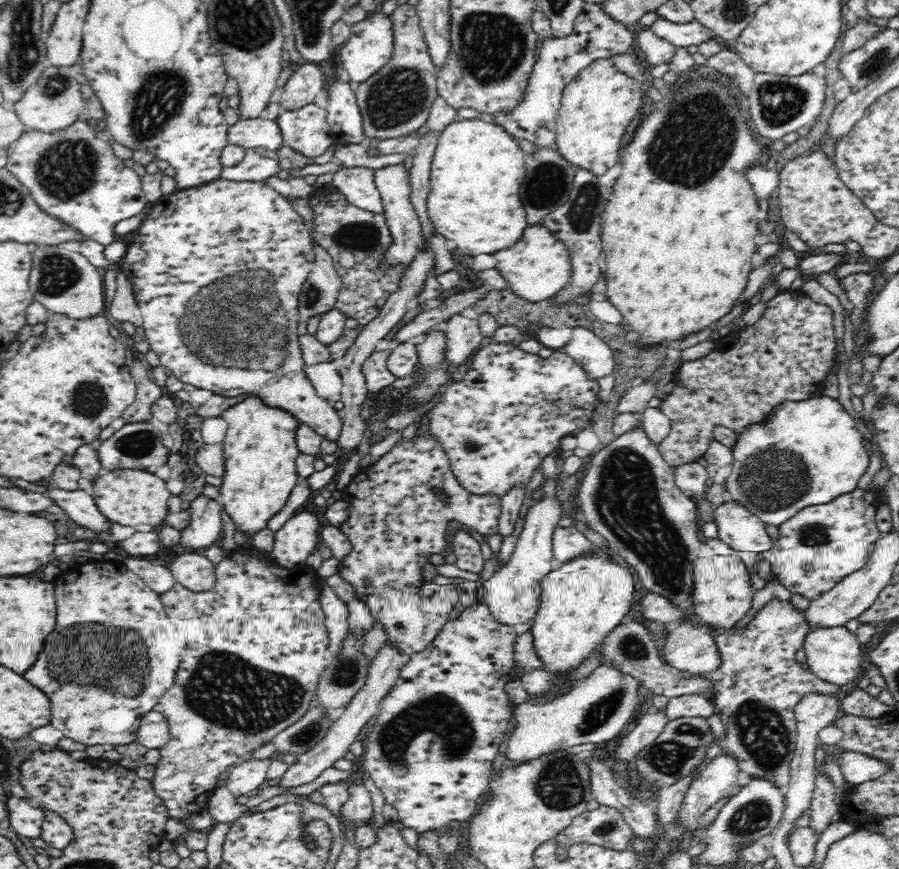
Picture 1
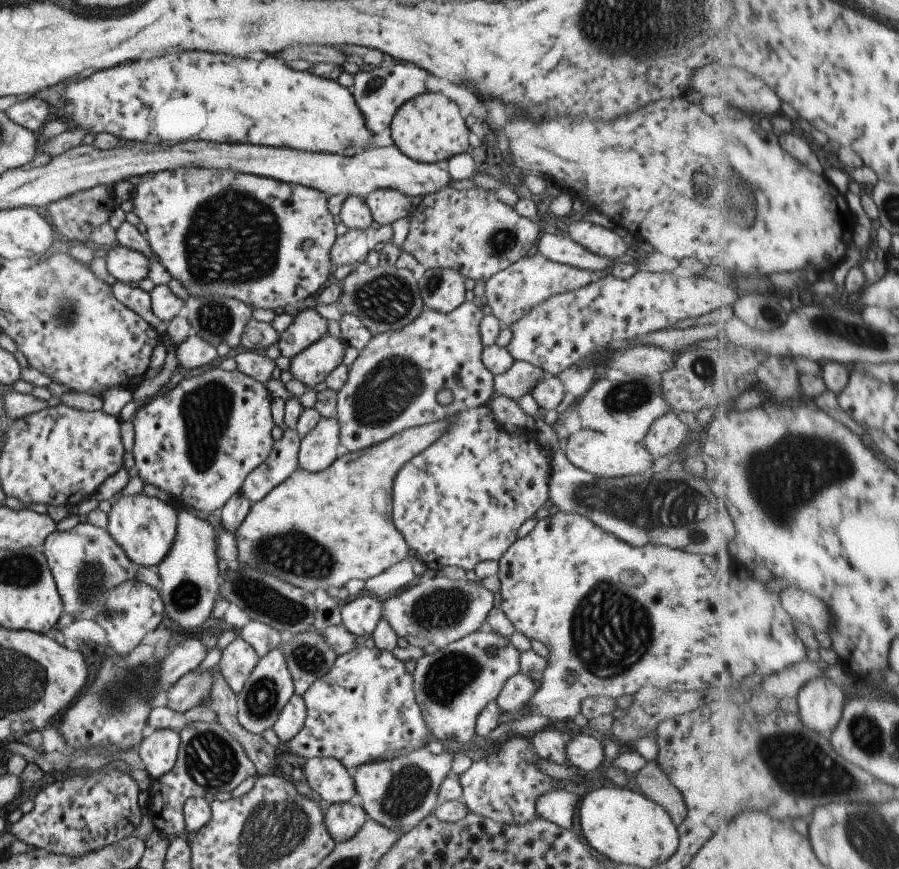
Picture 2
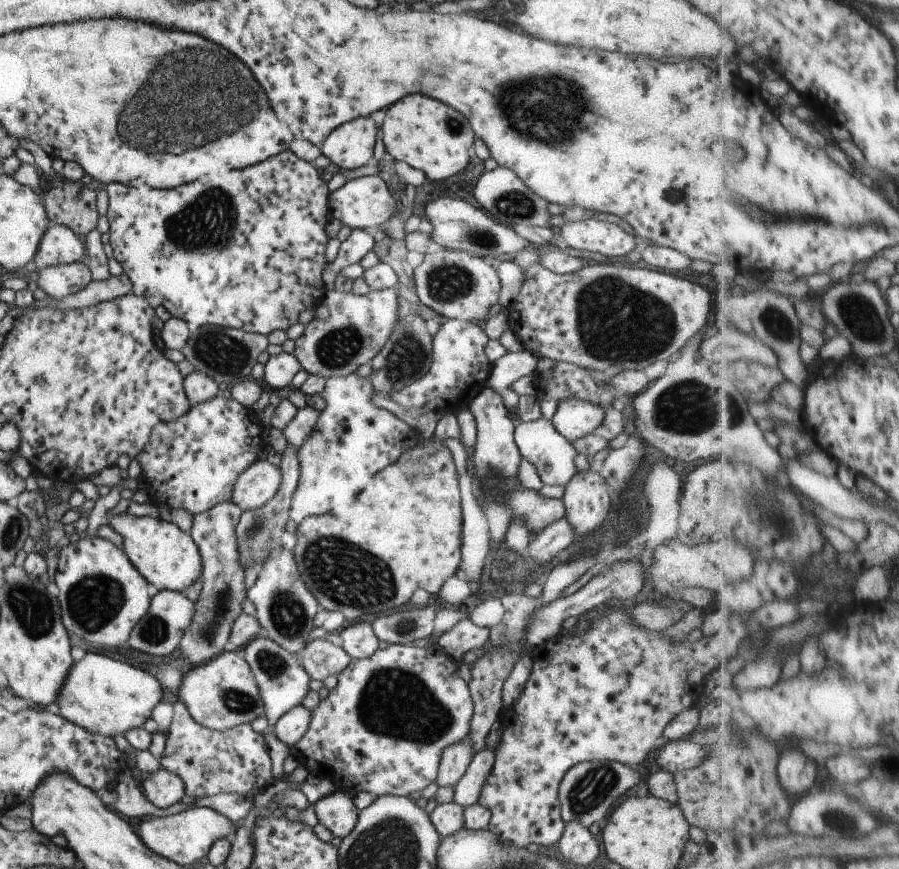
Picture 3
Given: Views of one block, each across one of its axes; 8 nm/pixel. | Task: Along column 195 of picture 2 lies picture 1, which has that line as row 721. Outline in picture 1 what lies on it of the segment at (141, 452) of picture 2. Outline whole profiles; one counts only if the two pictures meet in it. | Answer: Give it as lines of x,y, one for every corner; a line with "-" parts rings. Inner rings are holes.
475,602
464,608
454,619
448,619
448,622
440,629
434,640
419,653
411,654
409,659
402,666
398,680
392,687
392,690
382,698
380,711
374,717
372,730
368,732
363,741
364,746
364,767
370,773
370,777
376,787
380,789
387,804
396,810
400,821
404,826
413,826
418,833
423,833
426,829
440,829
448,825
451,821
469,821
477,811
481,798
488,789
492,775
492,764
496,754
500,753
500,746
506,740
506,737
513,727
514,704
511,702
508,694
504,691
504,685
515,678
514,653
513,649
515,634
513,626
500,624
493,619
488,607
481,602

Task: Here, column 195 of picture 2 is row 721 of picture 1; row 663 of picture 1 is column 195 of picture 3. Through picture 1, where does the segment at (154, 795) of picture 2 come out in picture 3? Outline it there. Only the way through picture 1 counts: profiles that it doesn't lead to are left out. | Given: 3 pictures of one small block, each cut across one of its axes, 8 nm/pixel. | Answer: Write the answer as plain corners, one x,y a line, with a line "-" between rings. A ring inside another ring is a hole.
181,700
172,705
173,718
158,764
180,777
189,800
209,800
209,796
219,792
254,797
263,794
263,790
275,782
263,735
256,733
250,723
213,731
197,724

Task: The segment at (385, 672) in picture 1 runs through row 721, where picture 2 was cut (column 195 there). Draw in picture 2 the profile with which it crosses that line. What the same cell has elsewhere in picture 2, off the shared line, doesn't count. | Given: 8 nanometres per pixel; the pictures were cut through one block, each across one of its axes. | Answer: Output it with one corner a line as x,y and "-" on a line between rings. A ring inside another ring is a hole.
199,335
187,336
181,344
177,344
174,350
177,366
185,370
195,370
203,366
214,365
217,354
215,347
209,344
207,340
201,340

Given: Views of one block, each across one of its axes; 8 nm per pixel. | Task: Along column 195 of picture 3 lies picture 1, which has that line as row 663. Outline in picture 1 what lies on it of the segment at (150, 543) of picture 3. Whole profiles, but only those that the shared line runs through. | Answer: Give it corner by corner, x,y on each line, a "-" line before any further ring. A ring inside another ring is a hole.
610,546
586,551
563,562
557,570
551,570
541,580
540,606
532,619
532,636
536,653
544,661
544,670
552,673
567,673
590,656
596,645
615,627
622,623
630,612
637,578
634,572
614,559

